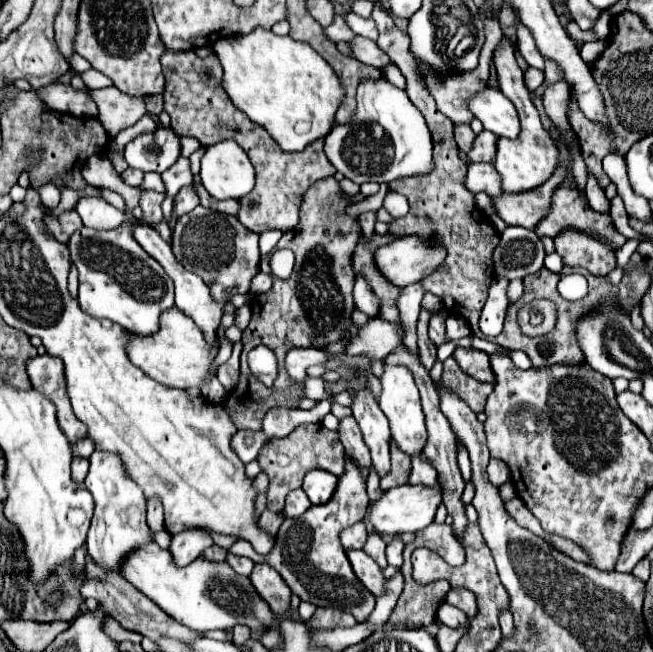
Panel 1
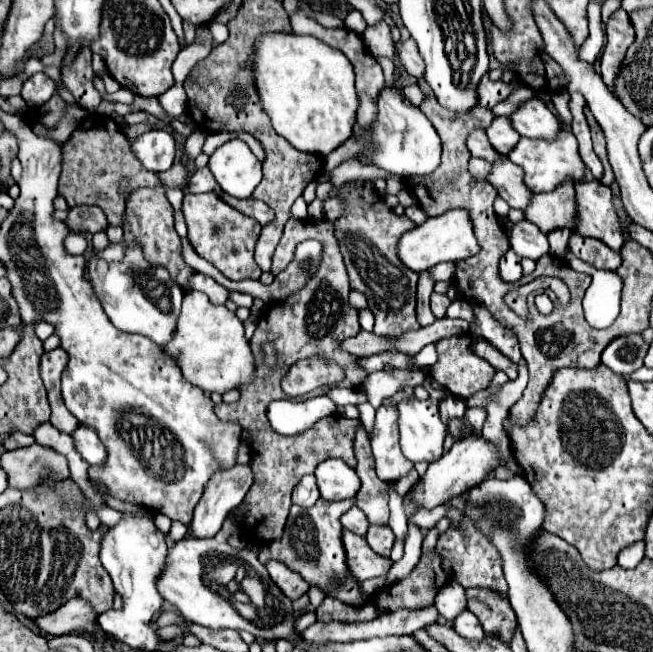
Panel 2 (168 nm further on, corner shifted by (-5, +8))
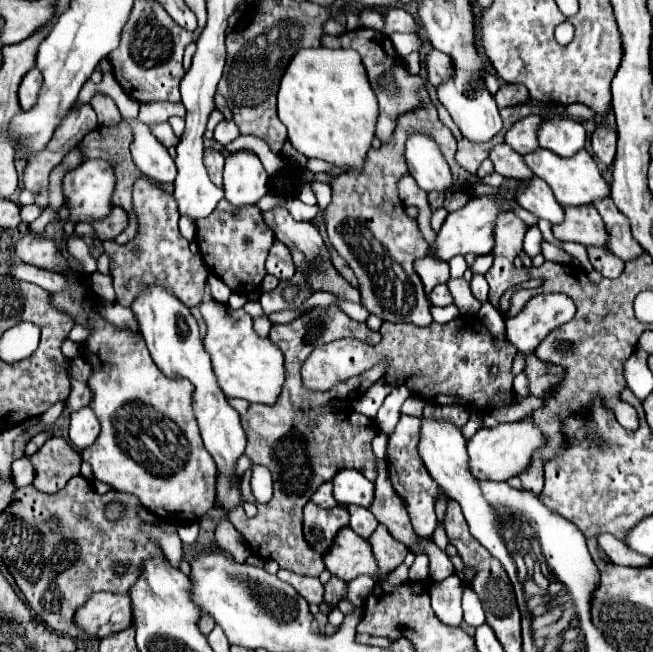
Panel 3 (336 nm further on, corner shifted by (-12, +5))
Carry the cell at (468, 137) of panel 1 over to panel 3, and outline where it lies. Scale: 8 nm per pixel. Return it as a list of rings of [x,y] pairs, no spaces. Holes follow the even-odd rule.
[[[500,143],[496,147],[490,149],[490,161],[494,163],[496,173],[508,177],[508,179],[528,179],[532,177],[532,171],[528,169],[528,165],[524,165],[522,155],[518,155],[516,151],[512,151],[506,143]]]

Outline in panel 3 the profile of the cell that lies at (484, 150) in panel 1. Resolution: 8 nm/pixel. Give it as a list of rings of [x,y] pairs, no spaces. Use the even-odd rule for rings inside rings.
[[[528,115],[520,121],[516,121],[504,135],[504,141],[520,155],[532,153],[538,147],[536,141],[536,125],[540,123],[540,115]]]

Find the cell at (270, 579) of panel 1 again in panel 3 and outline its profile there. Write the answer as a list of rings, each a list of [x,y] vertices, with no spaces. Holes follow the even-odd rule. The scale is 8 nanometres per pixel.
[[[280,569],[280,571],[278,571],[278,579],[290,583],[308,603],[316,603],[316,605],[322,603],[324,587],[322,587],[322,583],[320,583],[316,577],[302,577],[302,575],[296,575],[296,573],[292,573],[292,571]]]

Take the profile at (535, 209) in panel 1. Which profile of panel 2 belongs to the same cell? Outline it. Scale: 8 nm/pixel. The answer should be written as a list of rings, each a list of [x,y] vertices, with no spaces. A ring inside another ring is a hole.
[[[565,182],[553,192],[533,194],[531,204],[525,210],[525,218],[549,234],[555,228],[569,228],[577,224],[577,202],[573,182]]]

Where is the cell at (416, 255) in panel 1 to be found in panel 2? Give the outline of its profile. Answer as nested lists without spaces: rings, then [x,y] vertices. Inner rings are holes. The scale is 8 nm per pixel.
[[[449,210],[441,216],[427,218],[425,224],[405,232],[403,238],[399,240],[399,258],[407,268],[411,268],[415,272],[427,270],[427,268],[431,268],[439,262],[447,262],[447,260],[459,262],[477,252],[479,252],[479,242],[475,238],[473,224],[471,224],[467,210]]]

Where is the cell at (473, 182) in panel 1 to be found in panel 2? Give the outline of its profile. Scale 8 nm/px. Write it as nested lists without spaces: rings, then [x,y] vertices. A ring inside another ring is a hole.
[[[511,160],[495,162],[493,170],[489,174],[489,182],[511,208],[525,210],[529,206],[533,192],[529,188],[525,188],[523,170],[517,164],[513,164]]]

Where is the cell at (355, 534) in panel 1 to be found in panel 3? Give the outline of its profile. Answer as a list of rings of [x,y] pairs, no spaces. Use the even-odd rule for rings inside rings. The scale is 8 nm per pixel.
[[[350,505],[348,511],[350,511],[350,527],[352,527],[360,537],[368,539],[368,537],[374,533],[374,529],[378,527],[376,517],[374,517],[374,515],[370,513],[370,509],[366,509],[366,507],[354,507],[354,505]]]

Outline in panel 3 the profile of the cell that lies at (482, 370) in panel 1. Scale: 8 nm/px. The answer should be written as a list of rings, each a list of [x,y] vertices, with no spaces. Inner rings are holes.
[[[526,353],[524,361],[530,395],[544,397],[544,393],[548,393],[556,385],[556,381],[560,381],[560,369],[556,369],[554,365],[544,365],[540,359],[536,359],[534,353]]]

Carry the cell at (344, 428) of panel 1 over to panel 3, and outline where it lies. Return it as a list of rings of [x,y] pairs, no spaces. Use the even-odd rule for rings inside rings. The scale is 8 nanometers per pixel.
[[[376,459],[376,493],[374,493],[374,501],[370,505],[370,511],[374,513],[374,517],[378,519],[378,523],[382,523],[390,535],[398,541],[402,541],[410,551],[418,553],[416,547],[416,533],[412,529],[408,511],[404,507],[404,501],[396,495],[392,483],[388,481],[388,473],[386,473],[386,463],[382,459]]]

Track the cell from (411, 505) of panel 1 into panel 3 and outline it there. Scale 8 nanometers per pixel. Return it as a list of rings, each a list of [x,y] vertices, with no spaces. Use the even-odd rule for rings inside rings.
[[[516,421],[516,423],[500,423],[492,429],[480,427],[474,437],[468,441],[468,469],[480,481],[508,481],[514,475],[520,475],[528,463],[534,449],[544,443],[544,437],[532,421]]]

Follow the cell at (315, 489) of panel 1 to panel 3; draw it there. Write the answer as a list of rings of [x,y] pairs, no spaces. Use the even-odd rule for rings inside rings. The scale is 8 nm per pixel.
[[[340,469],[334,479],[334,499],[340,505],[370,507],[374,497],[374,483],[356,469]]]

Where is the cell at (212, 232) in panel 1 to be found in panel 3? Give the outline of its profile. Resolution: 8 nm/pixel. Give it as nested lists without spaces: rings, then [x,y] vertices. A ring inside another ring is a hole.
[[[222,199],[208,217],[196,221],[196,229],[196,241],[206,265],[234,293],[248,293],[262,283],[262,279],[266,277],[264,261],[268,257],[270,245],[274,243],[274,233],[264,225],[258,207],[248,205],[240,209]]]

